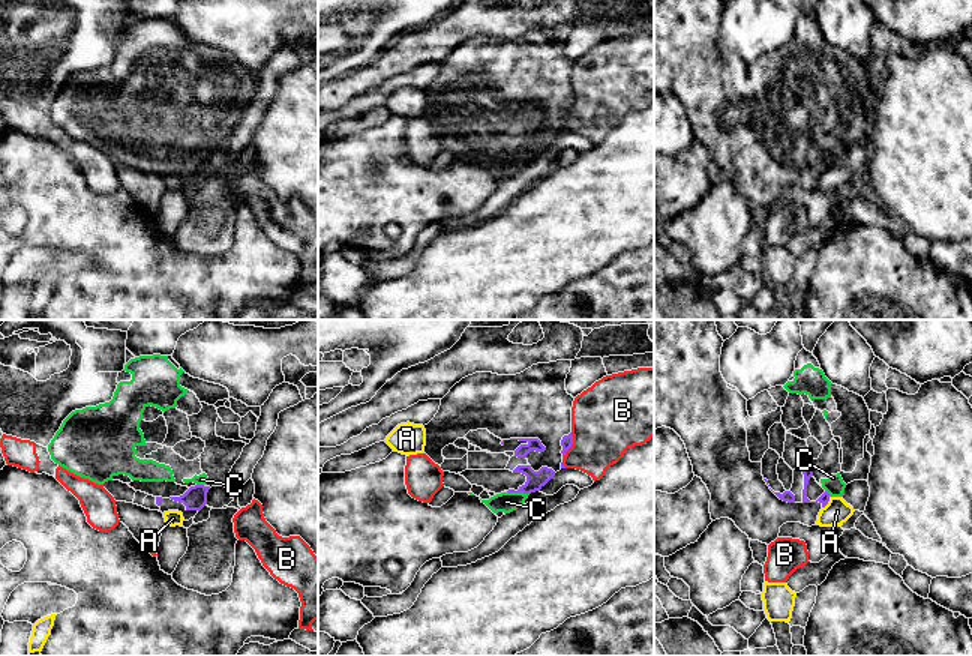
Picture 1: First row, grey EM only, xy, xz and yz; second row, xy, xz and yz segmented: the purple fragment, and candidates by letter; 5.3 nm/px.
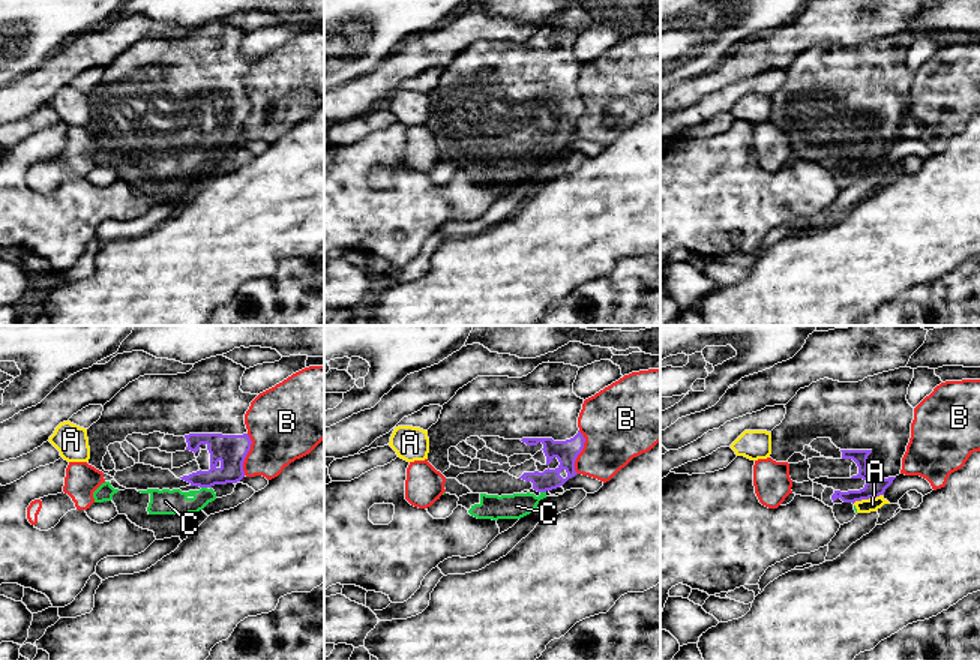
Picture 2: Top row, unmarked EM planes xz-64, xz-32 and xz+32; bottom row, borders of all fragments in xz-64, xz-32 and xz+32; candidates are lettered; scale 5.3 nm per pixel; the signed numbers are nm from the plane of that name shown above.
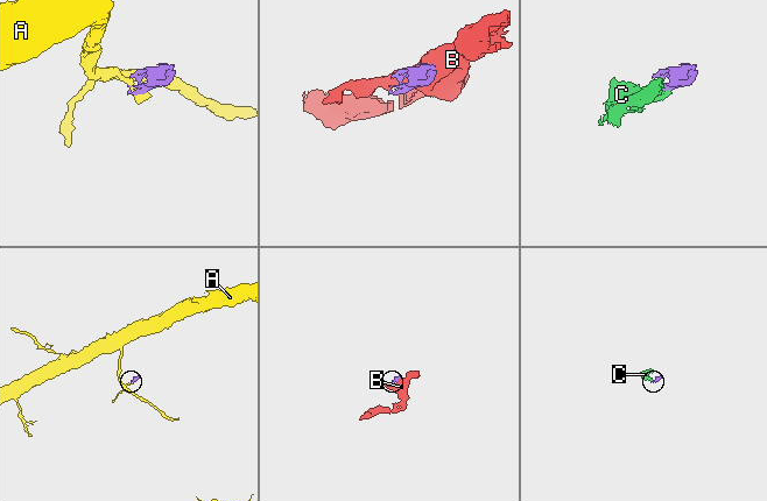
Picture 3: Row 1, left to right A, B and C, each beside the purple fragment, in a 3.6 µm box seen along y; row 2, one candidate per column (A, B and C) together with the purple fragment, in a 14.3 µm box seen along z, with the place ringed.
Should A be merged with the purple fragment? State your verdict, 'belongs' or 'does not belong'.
does not belong

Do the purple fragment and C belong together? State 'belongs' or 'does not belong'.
belongs

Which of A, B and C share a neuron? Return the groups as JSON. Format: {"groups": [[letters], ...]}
{"groups": [["A"], ["B"], ["C"]]}

